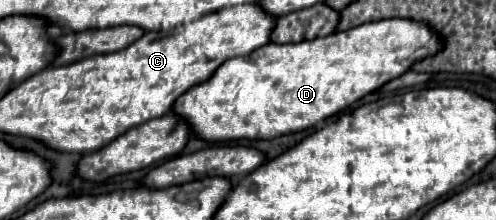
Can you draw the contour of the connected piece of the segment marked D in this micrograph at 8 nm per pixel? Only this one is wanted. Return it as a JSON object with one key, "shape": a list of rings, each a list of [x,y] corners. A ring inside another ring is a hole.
{"shape":[[[402,18],[368,22],[310,42],[264,44],[250,56],[226,60],[226,64],[222,64],[222,68],[218,68],[214,76],[206,80],[206,84],[198,84],[198,88],[190,88],[186,96],[180,96],[178,104],[174,104],[174,112],[186,116],[190,120],[192,134],[206,142],[272,140],[284,134],[312,128],[318,122],[342,112],[358,98],[378,90],[388,80],[410,70],[414,62],[436,54],[440,48],[442,40],[430,26]]]}

